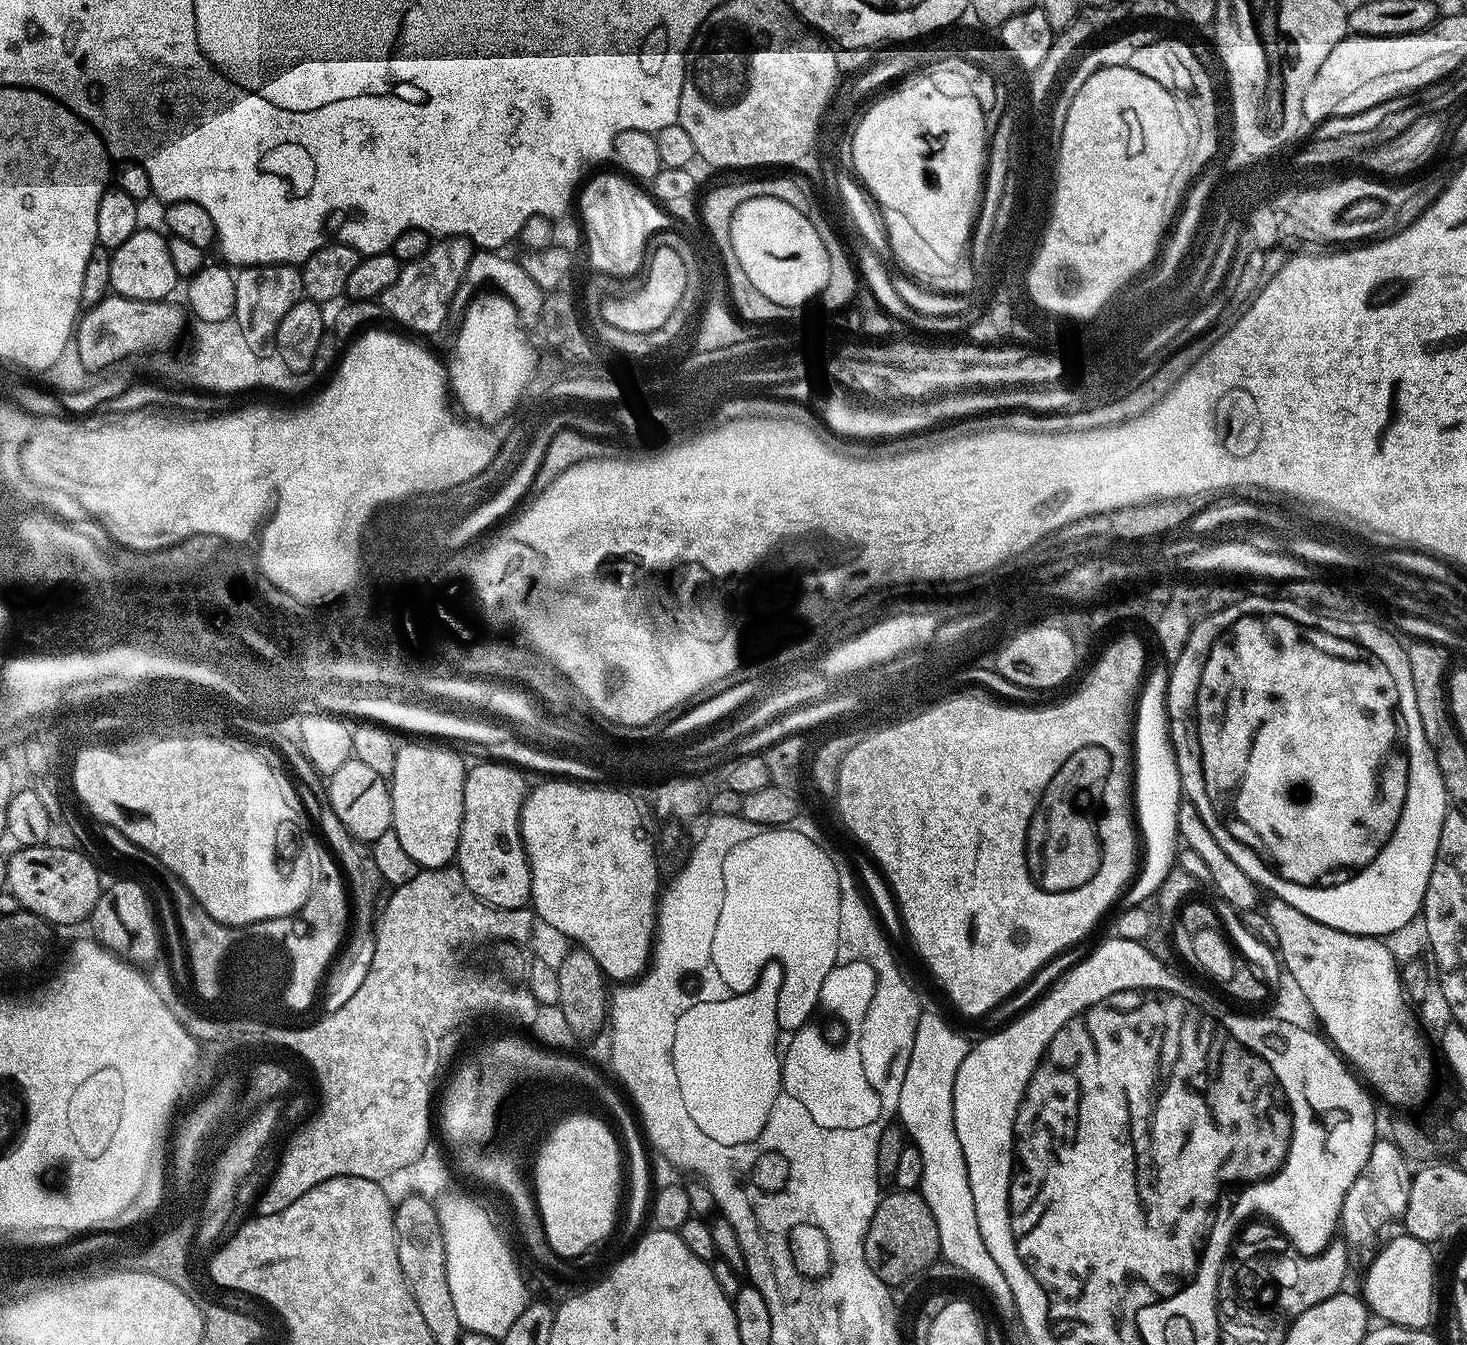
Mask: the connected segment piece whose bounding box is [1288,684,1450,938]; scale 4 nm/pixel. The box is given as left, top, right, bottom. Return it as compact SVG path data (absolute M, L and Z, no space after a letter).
M1404 684L1404 692L1396 692L1396 696L1404 696L1404 714L1407 716L1408 728L1412 728L1409 733L1409 740L1412 740L1412 788L1409 789L1404 820L1401 820L1392 844L1381 853L1372 868L1356 880L1349 881L1349 884L1339 885L1326 892L1300 890L1300 894L1288 896L1294 910L1302 910L1302 914L1334 930L1359 936L1388 937L1392 931L1421 915L1426 886L1430 882L1442 834L1442 822L1450 811L1448 791L1444 788L1442 774L1438 770L1433 745L1428 743L1422 730L1422 718L1418 714L1418 702L1412 684Z

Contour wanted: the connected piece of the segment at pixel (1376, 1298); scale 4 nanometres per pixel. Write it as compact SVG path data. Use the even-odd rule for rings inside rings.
M1407 1234L1393 1235L1374 1258L1374 1262L1363 1273L1364 1292L1362 1299L1368 1305L1368 1311L1373 1317L1381 1316L1381 1321L1396 1324L1399 1328L1429 1327L1432 1320L1432 1252L1427 1243L1419 1241Z

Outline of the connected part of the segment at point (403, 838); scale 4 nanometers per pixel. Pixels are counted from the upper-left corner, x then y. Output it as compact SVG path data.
M439 743L404 744L396 750L394 770L390 777L392 789L392 831L398 834L398 842L406 849L406 854L414 858L421 869L446 868L456 859L456 847L460 841L460 827L464 817L464 777L466 763L456 752L439 748Z

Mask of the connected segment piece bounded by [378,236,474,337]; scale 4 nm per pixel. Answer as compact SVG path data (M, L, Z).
M449 236L429 243L426 254L422 254L422 258L417 260L407 261L400 269L398 282L394 282L394 286L390 286L390 290L386 290L380 295L378 303L383 315L385 317L393 316L402 327L409 328L409 330L404 330L407 330L409 333L417 332L417 334L412 333L417 337L434 335L448 320L448 307L451 306L452 299L456 296L456 291L461 291L464 275L466 274L466 266L470 266L470 258L473 251L474 245L467 236Z

